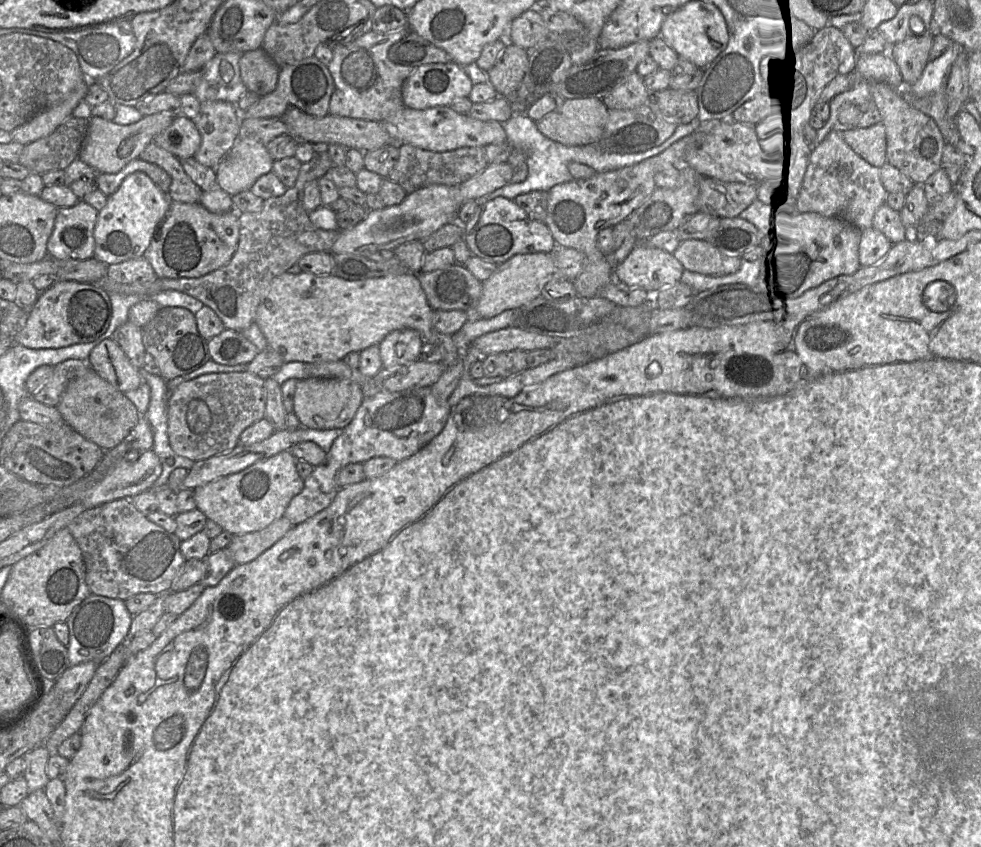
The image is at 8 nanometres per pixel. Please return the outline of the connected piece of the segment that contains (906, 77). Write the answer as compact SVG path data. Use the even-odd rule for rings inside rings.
M938 34L909 36L890 47L889 55L899 68L904 86L914 84L921 76L935 35Z

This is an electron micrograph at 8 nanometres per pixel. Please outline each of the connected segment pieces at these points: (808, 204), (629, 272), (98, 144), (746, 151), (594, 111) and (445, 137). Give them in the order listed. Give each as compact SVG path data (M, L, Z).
M838 125L816 145L799 193L800 212L838 217L864 231L873 227L874 216L886 202L888 192L880 178L880 168L852 150L843 138L843 130Z
M638 242L629 255L614 266L613 276L652 295L679 282L684 271L672 253Z
M152 114L130 125L116 124L112 120L92 116L85 138L82 142L78 159L92 167L96 173L117 173L132 160L139 157L156 135L167 128L174 118L172 114Z
M709 120L701 122L697 131L705 133L704 142L686 155L683 165L693 168L700 176L757 185L773 166L758 144L754 125L732 120Z
M598 98L566 99L561 107L539 121L539 131L566 146L595 144L607 123L608 108Z
M436 106L427 109L403 107L385 121L387 130L394 142L411 144L434 152L446 152L462 147L487 146L490 144L507 144L504 125L498 121L483 121L460 114L450 106Z

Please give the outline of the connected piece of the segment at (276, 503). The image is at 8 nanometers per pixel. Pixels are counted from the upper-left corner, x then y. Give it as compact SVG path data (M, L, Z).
M282 451L238 473L199 486L194 489L196 509L233 536L260 531L284 517L291 500L302 491L304 480L296 470L297 461L291 451Z

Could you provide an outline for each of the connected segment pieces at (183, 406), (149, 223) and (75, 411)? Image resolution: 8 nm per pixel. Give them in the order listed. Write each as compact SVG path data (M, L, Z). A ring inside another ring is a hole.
M245 371L204 374L180 383L170 392L167 407L167 434L174 453L197 462L235 448L241 433L265 417L264 381Z
M146 173L130 174L99 211L94 228L94 257L106 265L142 257L169 206L167 194Z
M92 369L68 383L56 407L65 423L104 451L118 445L137 425L141 416L125 393Z

